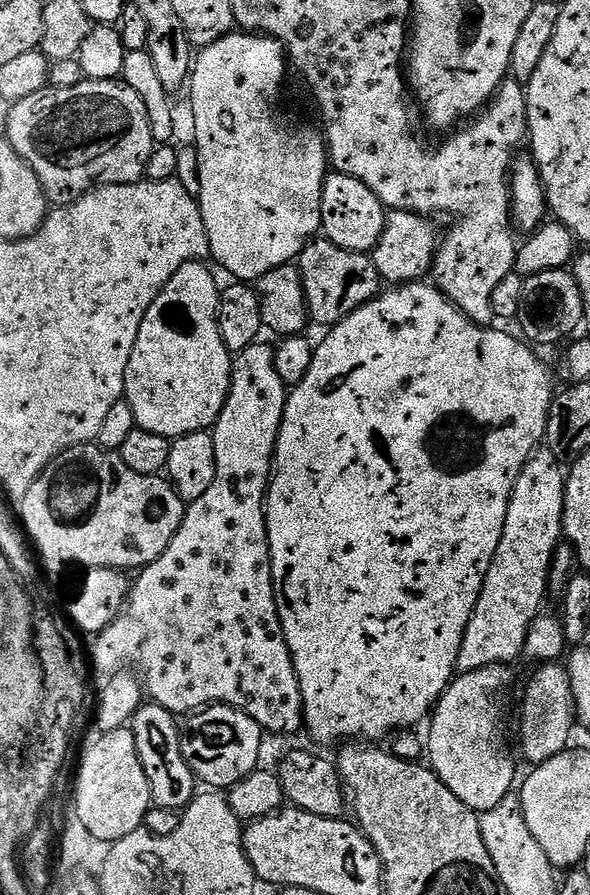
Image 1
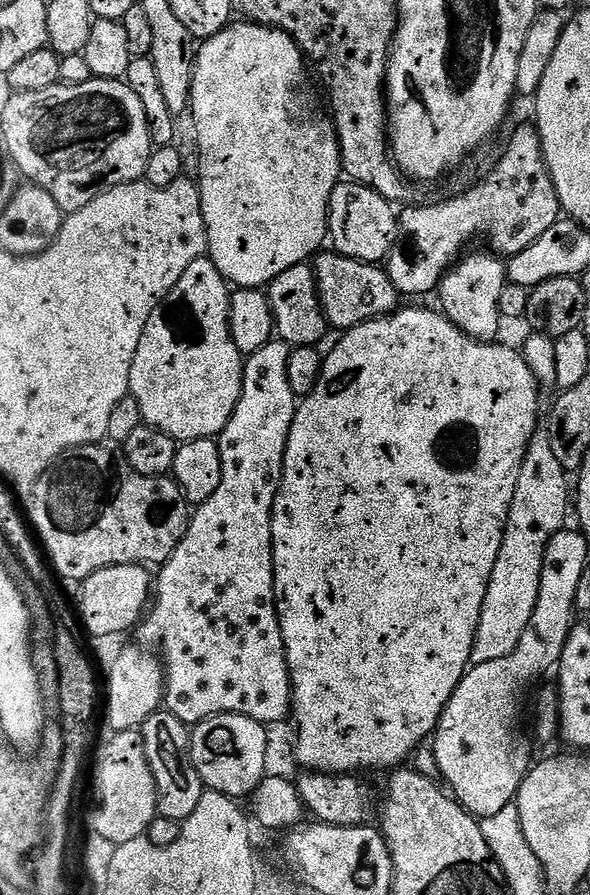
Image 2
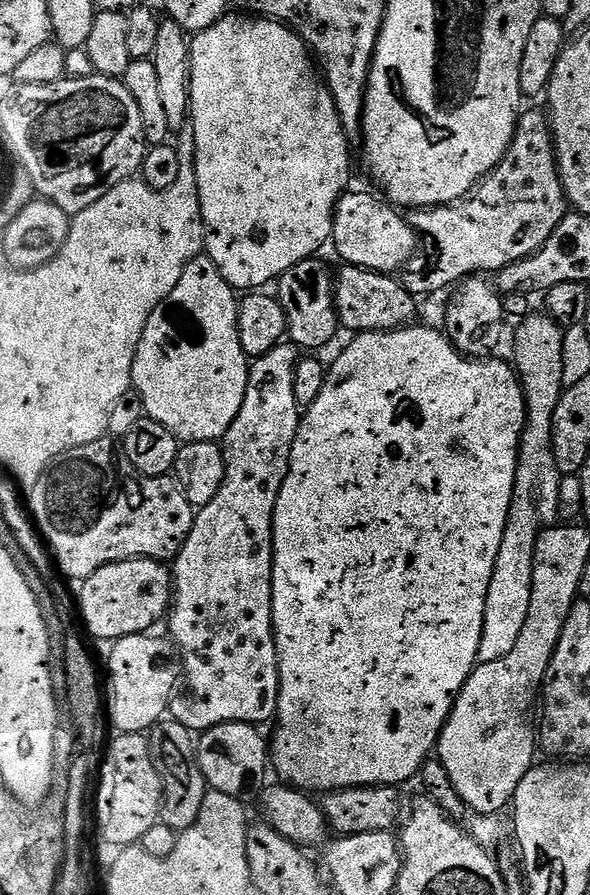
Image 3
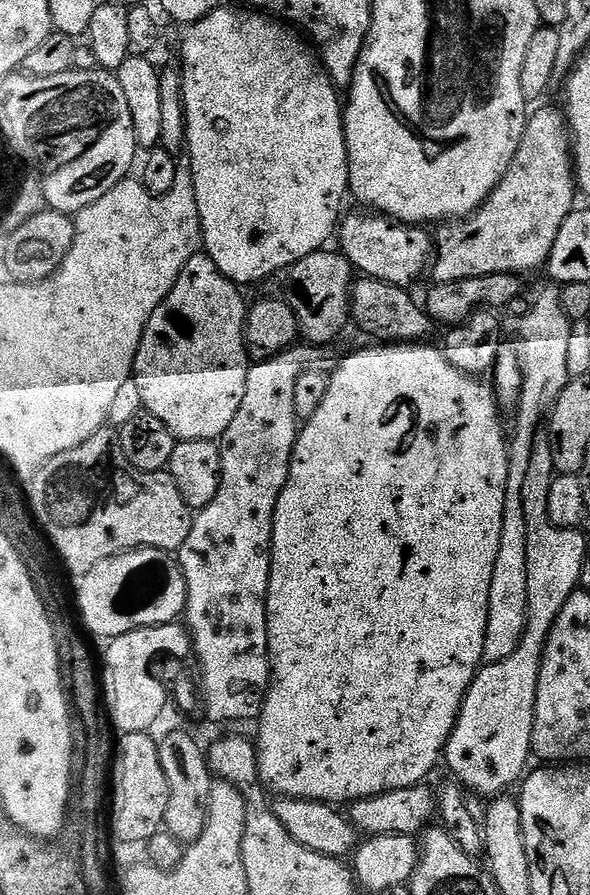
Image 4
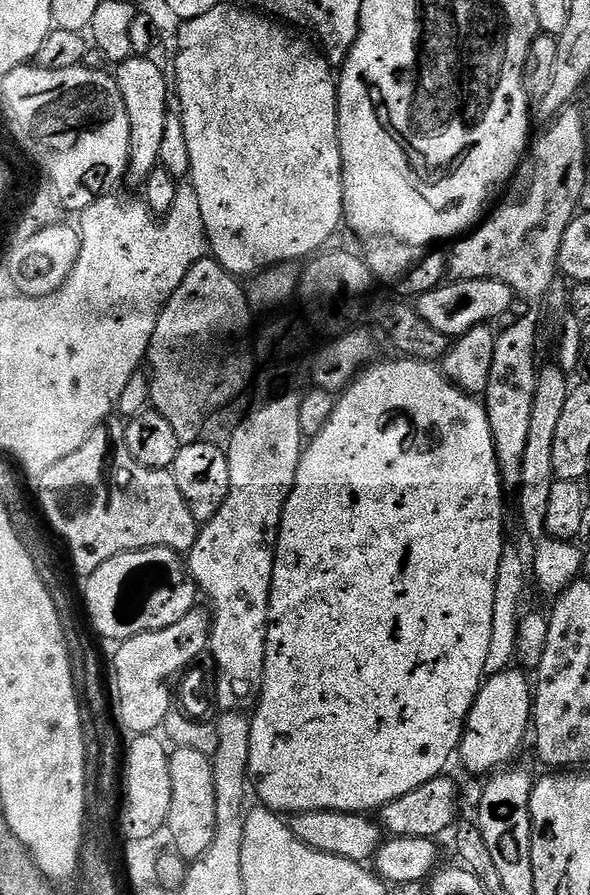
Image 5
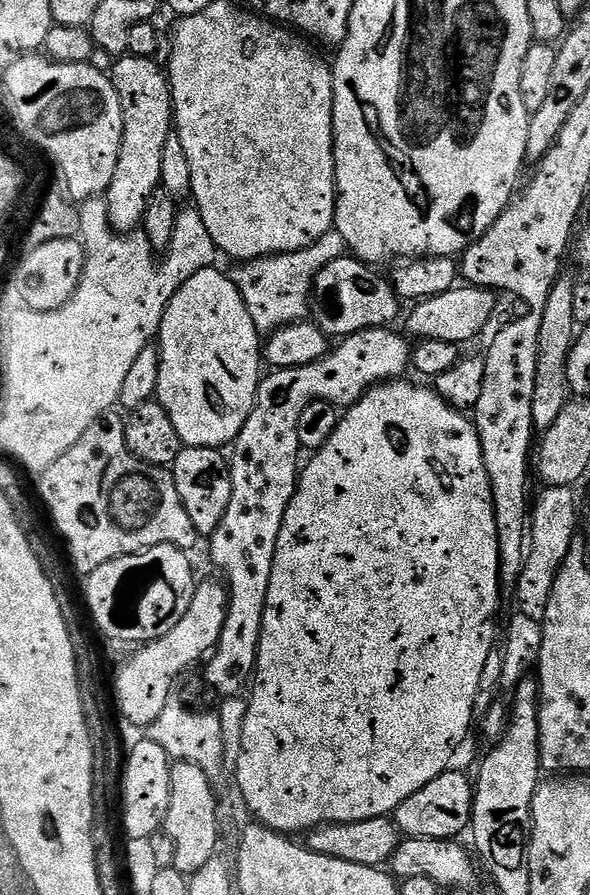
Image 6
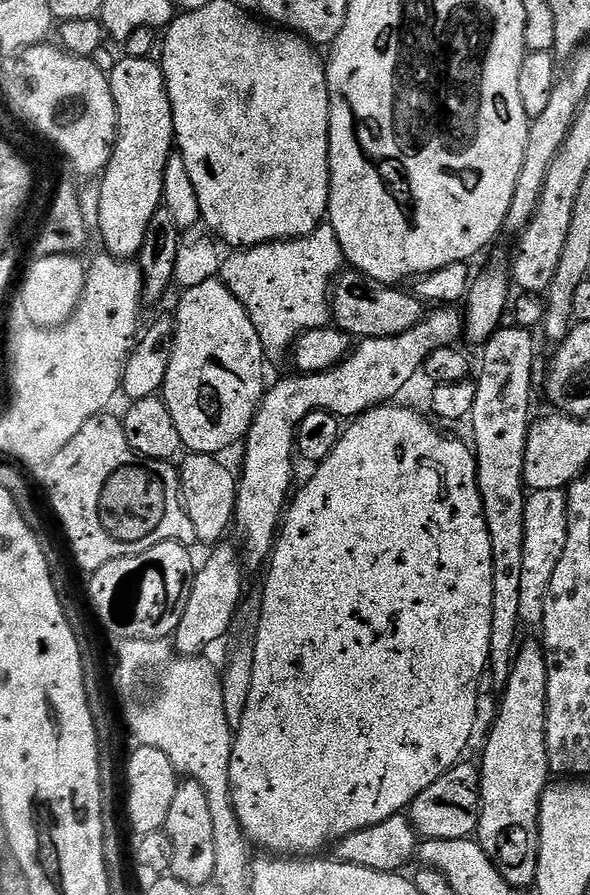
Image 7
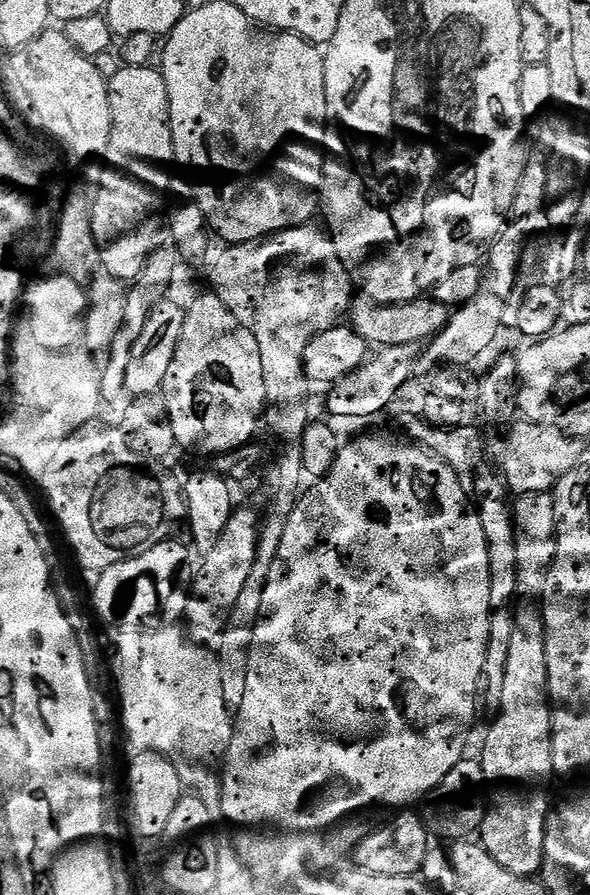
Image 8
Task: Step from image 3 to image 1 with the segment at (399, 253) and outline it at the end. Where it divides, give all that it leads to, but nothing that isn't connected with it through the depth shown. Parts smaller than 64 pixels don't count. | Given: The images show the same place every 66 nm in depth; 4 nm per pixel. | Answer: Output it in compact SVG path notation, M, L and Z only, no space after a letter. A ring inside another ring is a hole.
M333 171L324 181L320 227L326 239L334 242L334 246L342 246L342 250L351 252L371 253L382 238L387 221L388 212L382 201L374 194L374 190L370 190L370 186L358 182L358 178Z

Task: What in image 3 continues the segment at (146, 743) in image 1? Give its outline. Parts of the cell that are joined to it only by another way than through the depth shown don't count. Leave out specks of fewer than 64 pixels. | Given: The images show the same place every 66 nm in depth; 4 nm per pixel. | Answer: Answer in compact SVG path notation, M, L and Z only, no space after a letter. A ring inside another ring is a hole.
M165 718L151 729L150 743L154 766L164 787L164 805L160 807L161 821L172 827L177 834L185 832L190 826L194 826L194 822L198 822L198 812L202 810L206 791L206 781L196 761L194 734L177 720Z

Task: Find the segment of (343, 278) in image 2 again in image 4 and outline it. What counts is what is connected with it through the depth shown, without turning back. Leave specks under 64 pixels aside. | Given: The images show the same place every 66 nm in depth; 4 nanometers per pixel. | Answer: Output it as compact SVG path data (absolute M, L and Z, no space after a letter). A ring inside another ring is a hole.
M360 278L353 283L350 289L350 320L353 325L357 324L368 336L373 336L373 341L387 342L389 344L423 344L431 341L434 321L428 315L425 305L420 304L412 297L413 293L406 288L399 288L386 282Z

